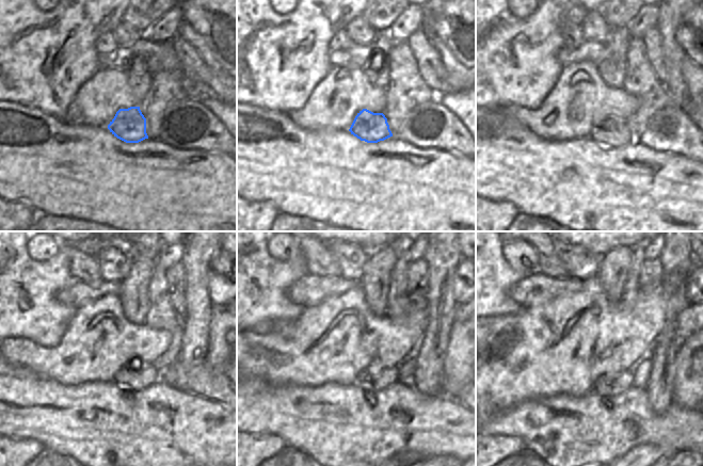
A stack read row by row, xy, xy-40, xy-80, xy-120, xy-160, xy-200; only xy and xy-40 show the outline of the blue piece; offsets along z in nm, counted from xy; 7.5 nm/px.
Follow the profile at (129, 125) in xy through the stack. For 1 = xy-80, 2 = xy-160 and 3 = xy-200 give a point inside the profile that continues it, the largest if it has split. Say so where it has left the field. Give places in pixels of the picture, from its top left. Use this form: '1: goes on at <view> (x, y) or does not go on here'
1: goes on at xy-80 (614, 132)
2: goes on at xy-160 (373, 379)
3: goes on at xy-200 (609, 384)

